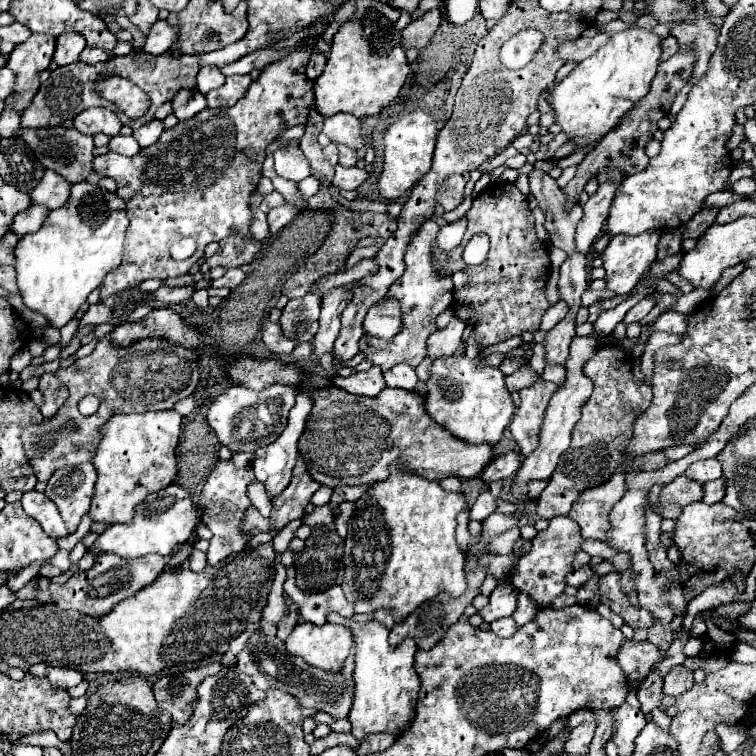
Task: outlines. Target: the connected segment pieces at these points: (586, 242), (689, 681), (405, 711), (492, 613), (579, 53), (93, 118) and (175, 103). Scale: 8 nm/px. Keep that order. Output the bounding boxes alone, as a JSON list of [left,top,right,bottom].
[[576,184,618,254],[664,666,694,696],[328,614,420,740],[480,580,518,622],[558,34,610,62],[74,108,122,136],[172,90,206,120]]

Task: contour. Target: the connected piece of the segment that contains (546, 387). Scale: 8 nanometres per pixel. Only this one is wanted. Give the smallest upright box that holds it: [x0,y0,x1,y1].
[508,380,558,456]

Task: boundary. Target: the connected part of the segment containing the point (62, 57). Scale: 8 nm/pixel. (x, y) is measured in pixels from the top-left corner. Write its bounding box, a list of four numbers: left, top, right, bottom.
[52,32,86,66]

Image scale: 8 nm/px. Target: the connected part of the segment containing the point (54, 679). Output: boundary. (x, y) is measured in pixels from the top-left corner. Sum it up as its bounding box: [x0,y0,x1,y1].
[48,668,84,690]

